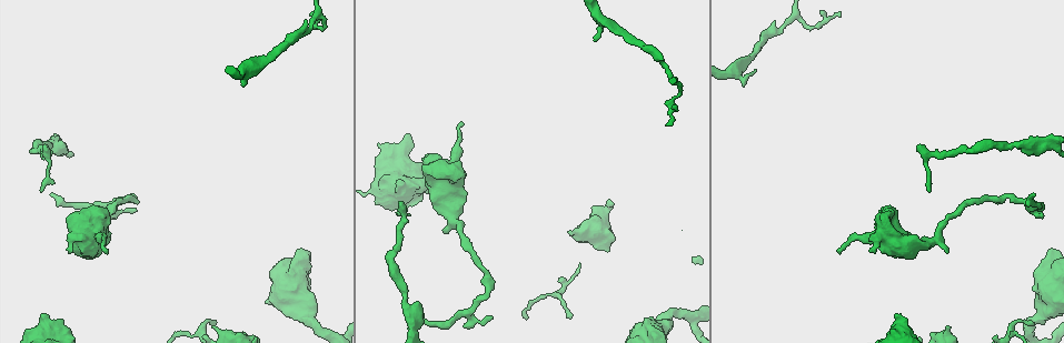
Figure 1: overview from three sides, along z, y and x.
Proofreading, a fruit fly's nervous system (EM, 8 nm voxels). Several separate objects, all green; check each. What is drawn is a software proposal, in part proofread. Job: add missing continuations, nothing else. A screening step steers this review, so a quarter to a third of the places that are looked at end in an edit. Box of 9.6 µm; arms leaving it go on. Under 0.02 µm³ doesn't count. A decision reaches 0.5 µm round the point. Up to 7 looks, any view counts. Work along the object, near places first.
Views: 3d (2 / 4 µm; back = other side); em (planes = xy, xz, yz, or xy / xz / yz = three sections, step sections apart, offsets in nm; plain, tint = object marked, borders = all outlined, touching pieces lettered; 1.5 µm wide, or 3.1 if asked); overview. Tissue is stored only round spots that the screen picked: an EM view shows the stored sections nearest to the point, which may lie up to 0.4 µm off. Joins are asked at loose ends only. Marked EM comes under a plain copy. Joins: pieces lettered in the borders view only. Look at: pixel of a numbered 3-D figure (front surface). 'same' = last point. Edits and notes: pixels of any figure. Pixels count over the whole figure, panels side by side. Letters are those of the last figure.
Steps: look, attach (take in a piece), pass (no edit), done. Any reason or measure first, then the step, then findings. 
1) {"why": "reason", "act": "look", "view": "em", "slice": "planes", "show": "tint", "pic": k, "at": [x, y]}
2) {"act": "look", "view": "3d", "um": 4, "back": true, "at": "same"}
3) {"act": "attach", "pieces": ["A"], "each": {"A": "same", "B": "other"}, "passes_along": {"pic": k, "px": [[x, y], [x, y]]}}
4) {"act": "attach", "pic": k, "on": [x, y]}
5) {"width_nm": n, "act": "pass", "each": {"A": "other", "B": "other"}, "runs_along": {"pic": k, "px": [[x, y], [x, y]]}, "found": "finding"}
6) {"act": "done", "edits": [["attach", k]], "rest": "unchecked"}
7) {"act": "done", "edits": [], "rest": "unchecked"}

{"why": "end of a long branch", "act": "look", "view": "3d", "um": 4, "pic": 1, "at": [40, 192]}

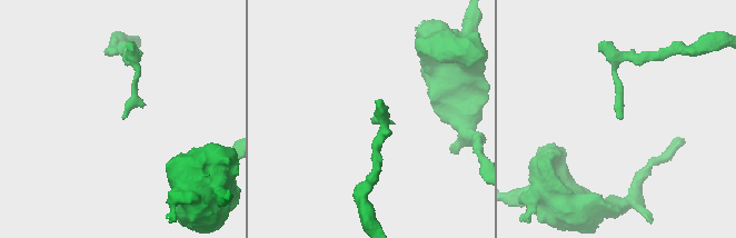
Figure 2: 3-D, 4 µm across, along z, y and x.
{"why": "shape alone is not enough", "act": "look", "view": "em", "slice": "planes", "show": "borders", "pic": 2, "at": [372, 119]}

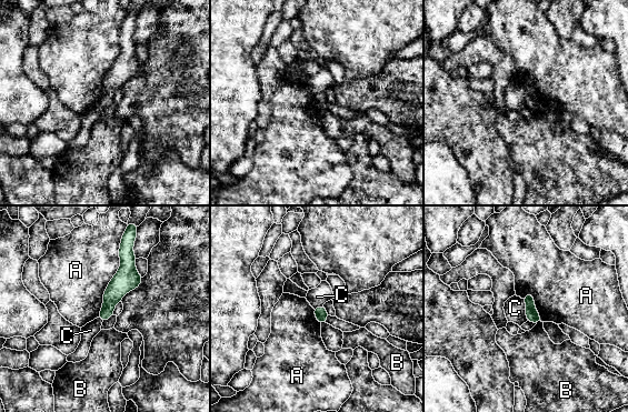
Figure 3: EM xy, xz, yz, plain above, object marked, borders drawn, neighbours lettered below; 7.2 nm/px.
{"width_nm": 90, "act": "pass", "each": {"A": "other", "B": "other", "C": "other"}, "runs_along": {"pic": 3, "px": [[127, 250], [127, 278], [103, 318]]}, "found": "no lettered piece goes on from it"}

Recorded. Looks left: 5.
{"why": "free end", "act": "look", "view": "em", "slice": "xz", "step": 4, "show": "borders", "pic": 1, "at": [871, 252]}

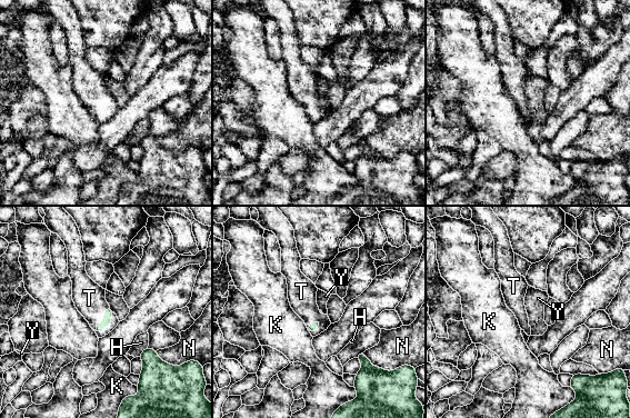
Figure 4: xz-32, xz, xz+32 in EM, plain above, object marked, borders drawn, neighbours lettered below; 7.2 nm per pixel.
{"act": "look", "view": "em", "slice": "planes", "show": "borders", "at": "same"}

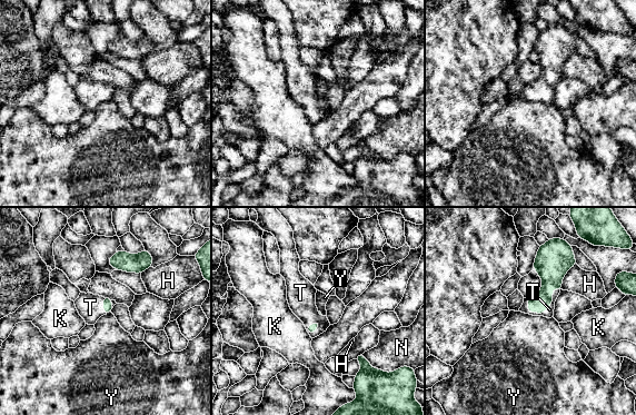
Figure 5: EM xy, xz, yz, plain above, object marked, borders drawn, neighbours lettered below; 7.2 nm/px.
{"act": "attach", "pieces": ["T"], "each": {"H": "other", "K": "other", "N": "other", "T": "same", "Y": "other"}, "passes_along": {"pic": 5, "px": [[552, 273], [546, 306], [549, 309]]}, "found": "the cell continues"}

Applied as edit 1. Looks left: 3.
{"act": "look", "view": "overview"}

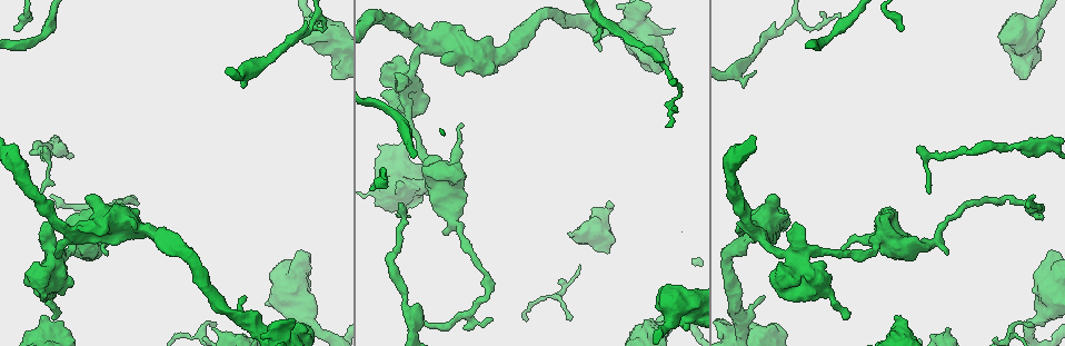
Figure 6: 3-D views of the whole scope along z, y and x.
{"why": "thin end", "act": "look", "view": "em", "slice": "planes", "show": "borders", "pic": 6, "at": [846, 319]}

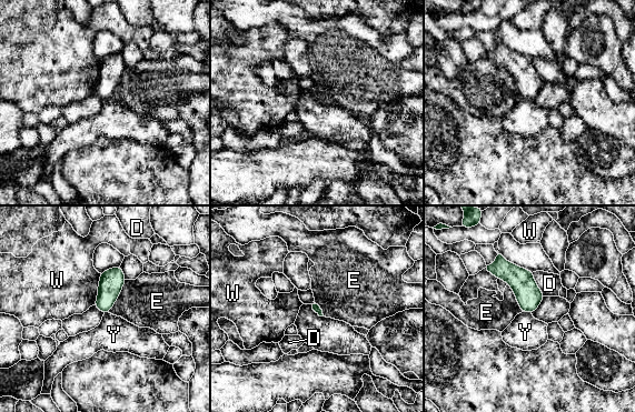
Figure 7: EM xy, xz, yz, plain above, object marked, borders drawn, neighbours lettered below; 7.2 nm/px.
{"act": "pass", "each": {"D": "other", "E": "other", "W": "other", "Y": "other"}, "found": "none of them fits"}

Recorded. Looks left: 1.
{"act": "done", "edits": [["attach", 5]], "rest": "unchecked"}

